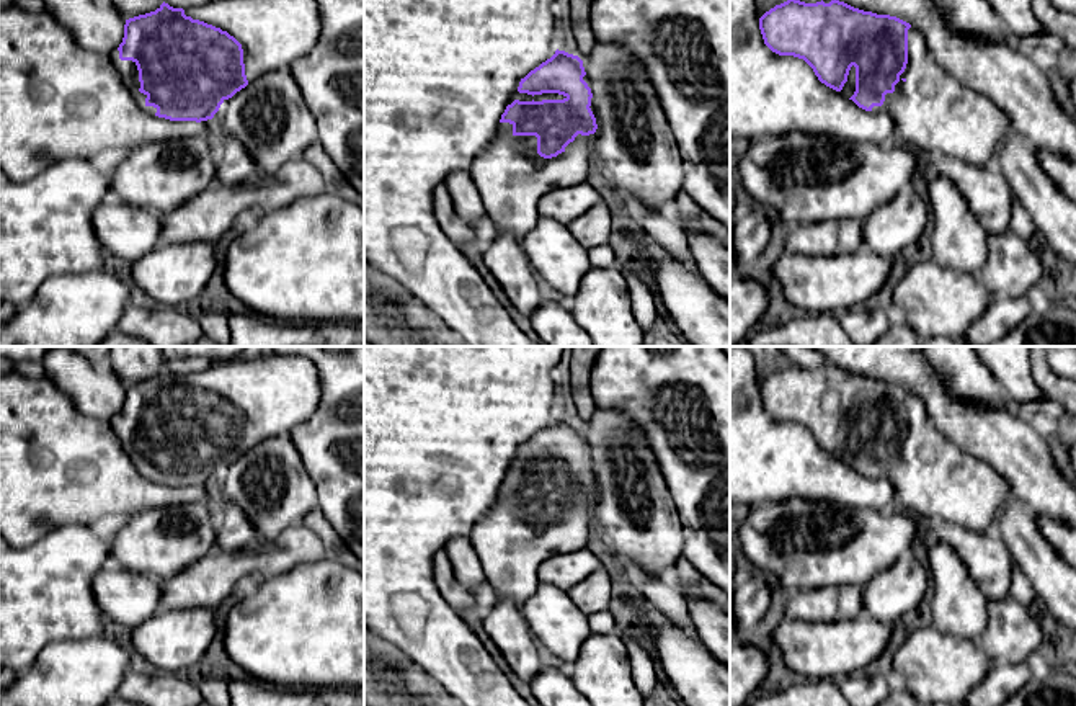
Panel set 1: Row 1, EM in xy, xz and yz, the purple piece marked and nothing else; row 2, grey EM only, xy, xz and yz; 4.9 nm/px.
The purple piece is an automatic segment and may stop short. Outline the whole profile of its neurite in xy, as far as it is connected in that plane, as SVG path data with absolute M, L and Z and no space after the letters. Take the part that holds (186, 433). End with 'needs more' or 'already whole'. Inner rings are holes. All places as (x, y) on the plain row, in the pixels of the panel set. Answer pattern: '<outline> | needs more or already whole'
M278 353L255 360L238 356L232 361L212 363L199 374L173 374L162 369L155 378L126 386L124 404L109 422L137 471L158 484L170 487L207 487L220 471L248 449L309 420L318 409L322 379L317 366L305 356Z | needs more

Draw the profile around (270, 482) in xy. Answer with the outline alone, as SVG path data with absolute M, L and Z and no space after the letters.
M289 435L263 440L224 466L217 480L217 497L220 503L240 507L263 541L271 541L286 528L304 523L305 515L318 507L317 489Z

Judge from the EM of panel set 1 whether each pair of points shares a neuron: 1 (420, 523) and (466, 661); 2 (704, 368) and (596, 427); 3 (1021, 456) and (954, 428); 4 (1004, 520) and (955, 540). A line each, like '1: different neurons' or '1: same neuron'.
1: same neuron
2: different neurons
3: same neuron
4: different neurons

